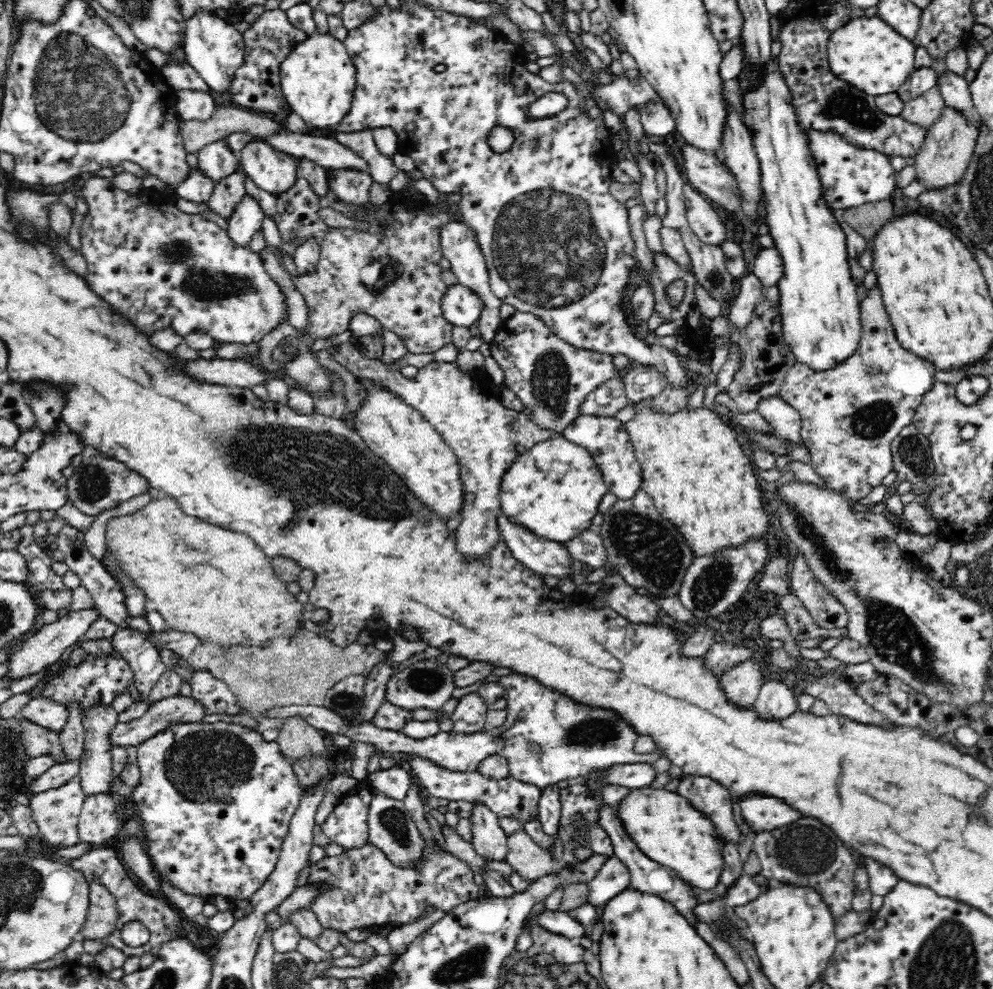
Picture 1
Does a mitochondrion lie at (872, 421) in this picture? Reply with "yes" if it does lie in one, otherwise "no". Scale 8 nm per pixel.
yes

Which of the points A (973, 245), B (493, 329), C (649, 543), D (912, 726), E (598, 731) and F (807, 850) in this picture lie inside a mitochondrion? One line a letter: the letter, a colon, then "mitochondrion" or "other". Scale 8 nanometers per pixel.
A: other
B: other
C: mitochondrion
D: other
E: mitochondrion
F: mitochondrion

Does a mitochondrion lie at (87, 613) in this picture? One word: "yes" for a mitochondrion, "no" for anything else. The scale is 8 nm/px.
no

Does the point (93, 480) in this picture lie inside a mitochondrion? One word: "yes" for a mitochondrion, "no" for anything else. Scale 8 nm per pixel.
yes

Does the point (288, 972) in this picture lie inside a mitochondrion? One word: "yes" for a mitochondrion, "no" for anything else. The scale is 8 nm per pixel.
yes

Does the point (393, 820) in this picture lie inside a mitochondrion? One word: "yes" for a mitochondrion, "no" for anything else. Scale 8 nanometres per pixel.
yes

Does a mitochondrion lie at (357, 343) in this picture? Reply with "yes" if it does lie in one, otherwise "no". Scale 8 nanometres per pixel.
no

